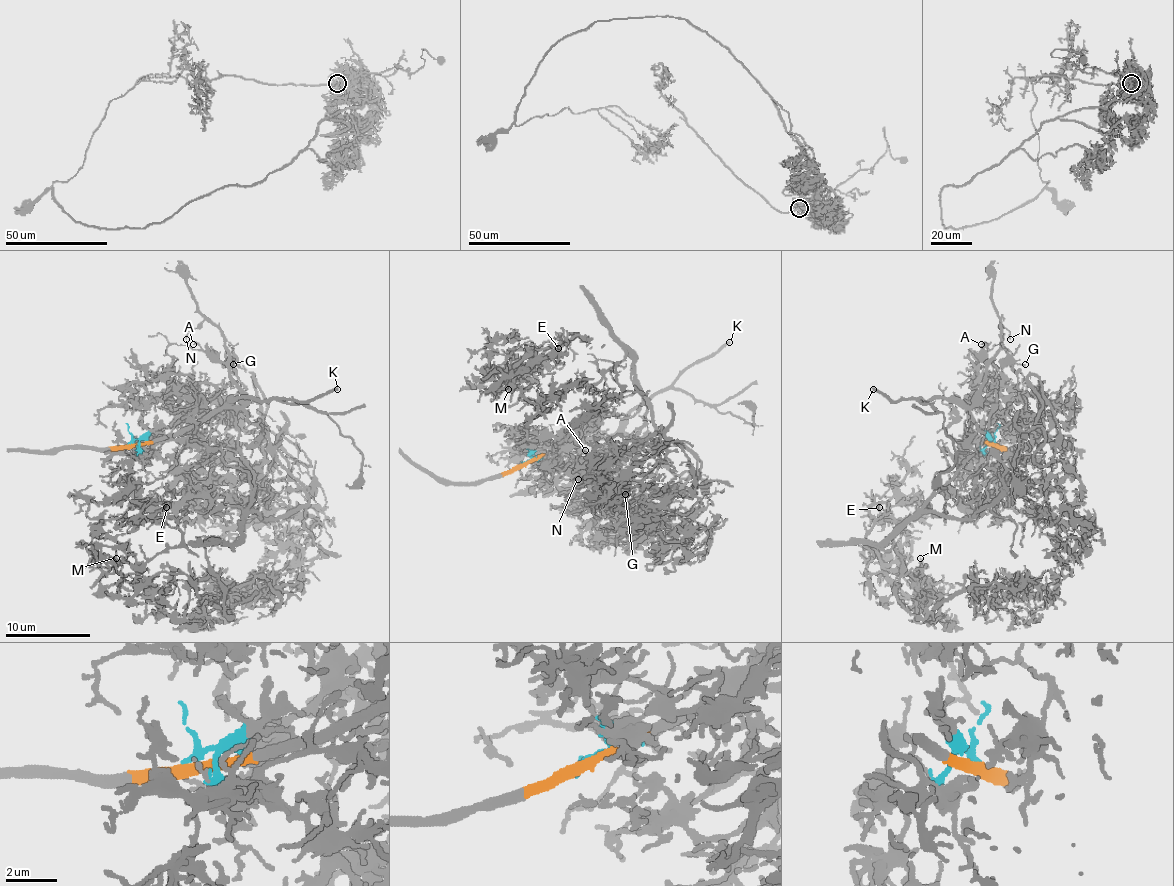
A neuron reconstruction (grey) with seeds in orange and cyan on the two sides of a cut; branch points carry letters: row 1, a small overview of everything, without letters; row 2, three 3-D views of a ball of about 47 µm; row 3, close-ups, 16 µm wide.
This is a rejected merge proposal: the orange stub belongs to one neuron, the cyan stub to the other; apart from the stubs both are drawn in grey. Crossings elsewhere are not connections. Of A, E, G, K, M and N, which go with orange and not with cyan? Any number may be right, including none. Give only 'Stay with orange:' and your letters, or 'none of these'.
Stay with orange: A, G, K, N

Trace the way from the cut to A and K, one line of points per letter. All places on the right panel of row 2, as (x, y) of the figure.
A: (995, 444), (989, 444), (972, 429), (965, 408), (972, 403), (985, 378), (987, 343), (980, 343)
K: (995, 444), (989, 444), (972, 429), (967, 412), (959, 403), (942, 397), (893, 401), (873, 388)

